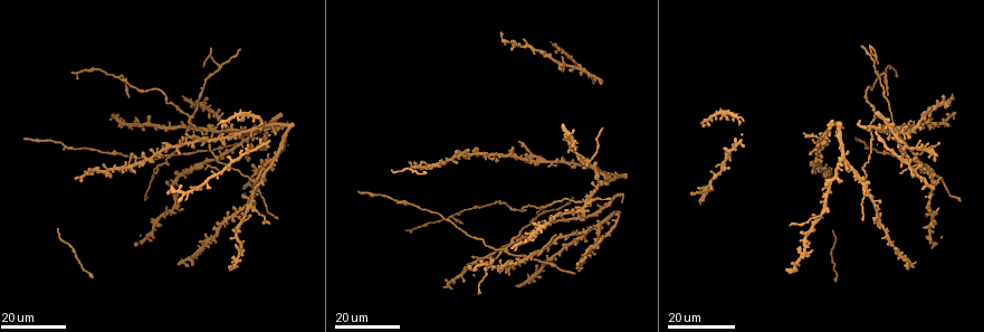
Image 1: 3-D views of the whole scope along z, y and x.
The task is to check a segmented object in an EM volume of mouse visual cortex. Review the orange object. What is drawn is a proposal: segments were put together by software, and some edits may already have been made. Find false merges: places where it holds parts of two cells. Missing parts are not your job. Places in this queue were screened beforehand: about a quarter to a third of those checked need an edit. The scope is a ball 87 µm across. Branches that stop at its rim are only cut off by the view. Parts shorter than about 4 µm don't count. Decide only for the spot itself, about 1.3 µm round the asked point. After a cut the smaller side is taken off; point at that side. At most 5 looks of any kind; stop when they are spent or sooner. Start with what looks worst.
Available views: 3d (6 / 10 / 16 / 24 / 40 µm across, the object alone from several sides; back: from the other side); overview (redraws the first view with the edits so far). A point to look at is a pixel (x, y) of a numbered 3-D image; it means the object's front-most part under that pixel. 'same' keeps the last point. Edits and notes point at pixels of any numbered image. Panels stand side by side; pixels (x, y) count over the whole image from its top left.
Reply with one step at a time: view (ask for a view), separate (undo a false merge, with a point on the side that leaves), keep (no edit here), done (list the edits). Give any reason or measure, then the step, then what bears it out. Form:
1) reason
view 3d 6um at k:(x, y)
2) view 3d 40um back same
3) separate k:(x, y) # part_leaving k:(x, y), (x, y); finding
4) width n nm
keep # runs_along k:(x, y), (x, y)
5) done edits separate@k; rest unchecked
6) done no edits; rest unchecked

three-way junction
view 3d 24um at 1:(219, 65)

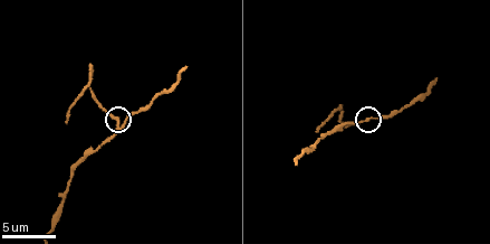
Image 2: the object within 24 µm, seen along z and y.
closer look
view 3d 6um at 2:(121, 125)

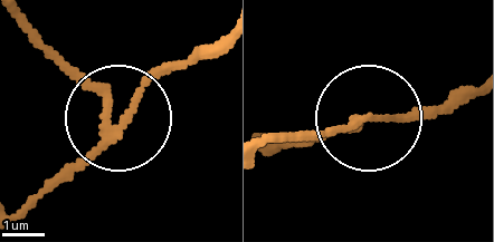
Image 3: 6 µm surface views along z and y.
width 160 nm
separate 3:(67, 68) # part_leaving 3:(102, 115), (91, 87), (24, 12); a second cell is stuck on

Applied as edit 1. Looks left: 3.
two arms at a narrow angle
view 3d 24um at 1:(915, 152)

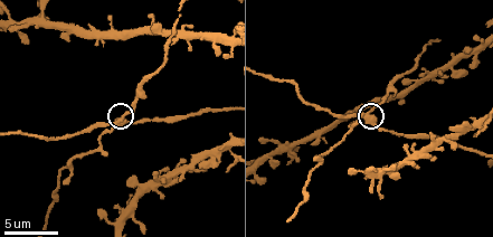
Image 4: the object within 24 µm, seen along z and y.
view 3d 6um at 4:(365, 117)

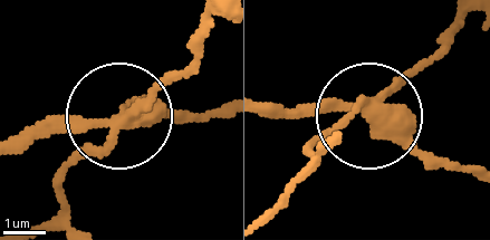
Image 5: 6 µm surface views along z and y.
side_arm 25 um
separate 5:(58, 126) # part_leaving 5:(116, 124), (56, 124), (12, 137); two cells meet here

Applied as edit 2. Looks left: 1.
view 3d 10um at 4:(229, 150)

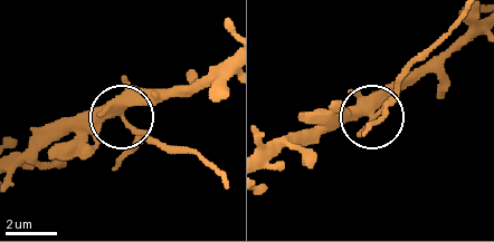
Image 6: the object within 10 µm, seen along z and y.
side_arm 9 um
separate 6:(142, 139) # part_leaving 6:(121, 115), (146, 138), (191, 153), (224, 176); two cells meet here

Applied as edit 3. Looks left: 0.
done edits separate@3, separate@5, separate@6; rest unchecked

